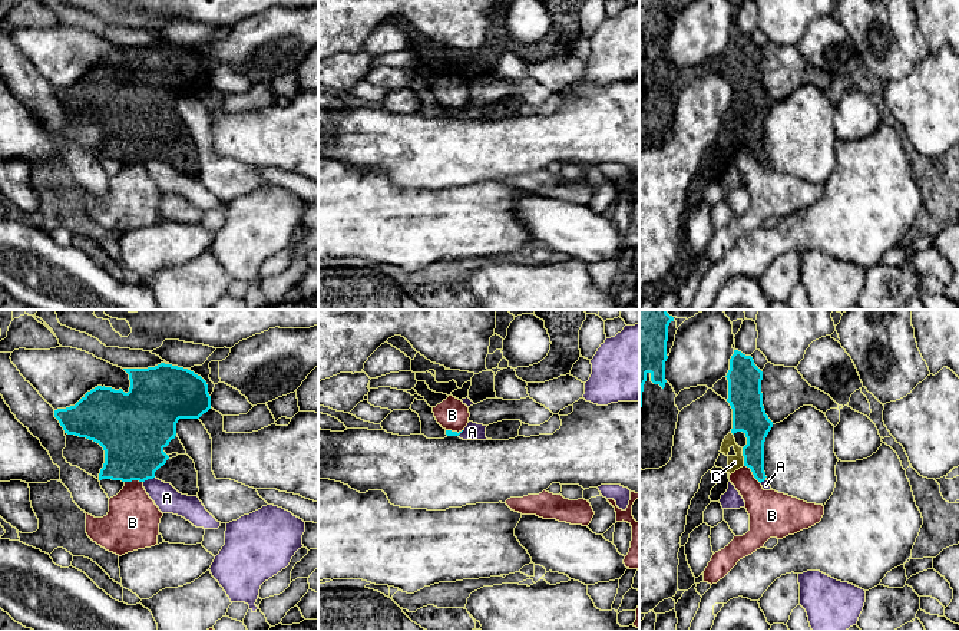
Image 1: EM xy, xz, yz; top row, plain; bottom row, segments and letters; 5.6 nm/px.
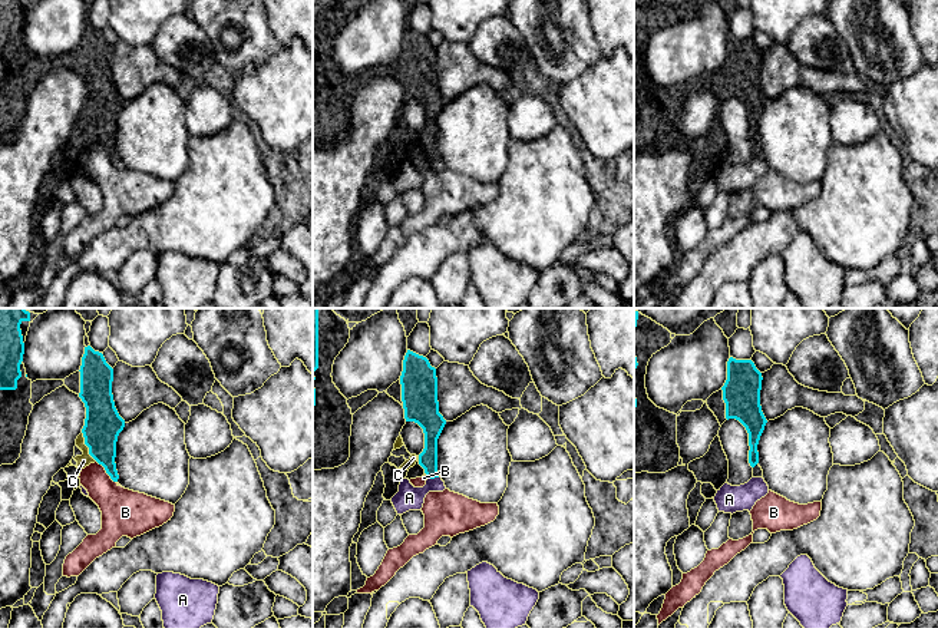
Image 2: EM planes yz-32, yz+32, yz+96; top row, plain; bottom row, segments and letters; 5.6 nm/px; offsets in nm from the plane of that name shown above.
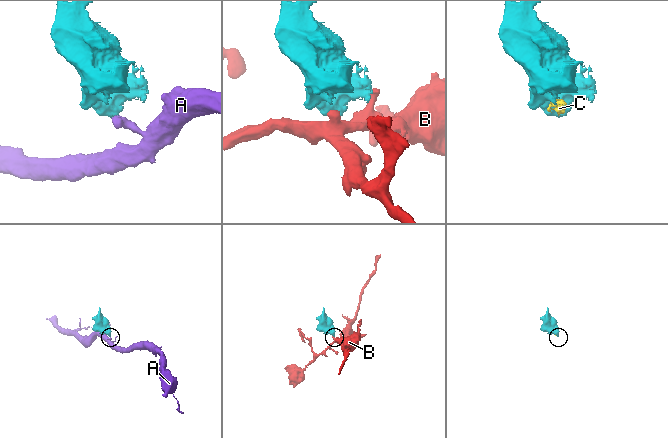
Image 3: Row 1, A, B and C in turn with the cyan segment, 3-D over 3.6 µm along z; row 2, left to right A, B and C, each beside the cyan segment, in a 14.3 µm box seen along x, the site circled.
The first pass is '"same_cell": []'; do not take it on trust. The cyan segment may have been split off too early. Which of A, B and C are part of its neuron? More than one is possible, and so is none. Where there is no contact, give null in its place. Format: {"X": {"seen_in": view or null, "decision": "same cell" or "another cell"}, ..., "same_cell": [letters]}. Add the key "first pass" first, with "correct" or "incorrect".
{"first pass": "incorrect", "A": {"seen_in": "xy", "decision": "another cell"}, "B": {"seen_in": "yz", "decision": "another cell"}, "C": {"seen_in": "yz", "decision": "same cell"}, "same_cell": ["C"]}

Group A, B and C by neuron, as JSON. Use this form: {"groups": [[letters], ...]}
{"groups": [["A"], ["B"], ["C"]]}

